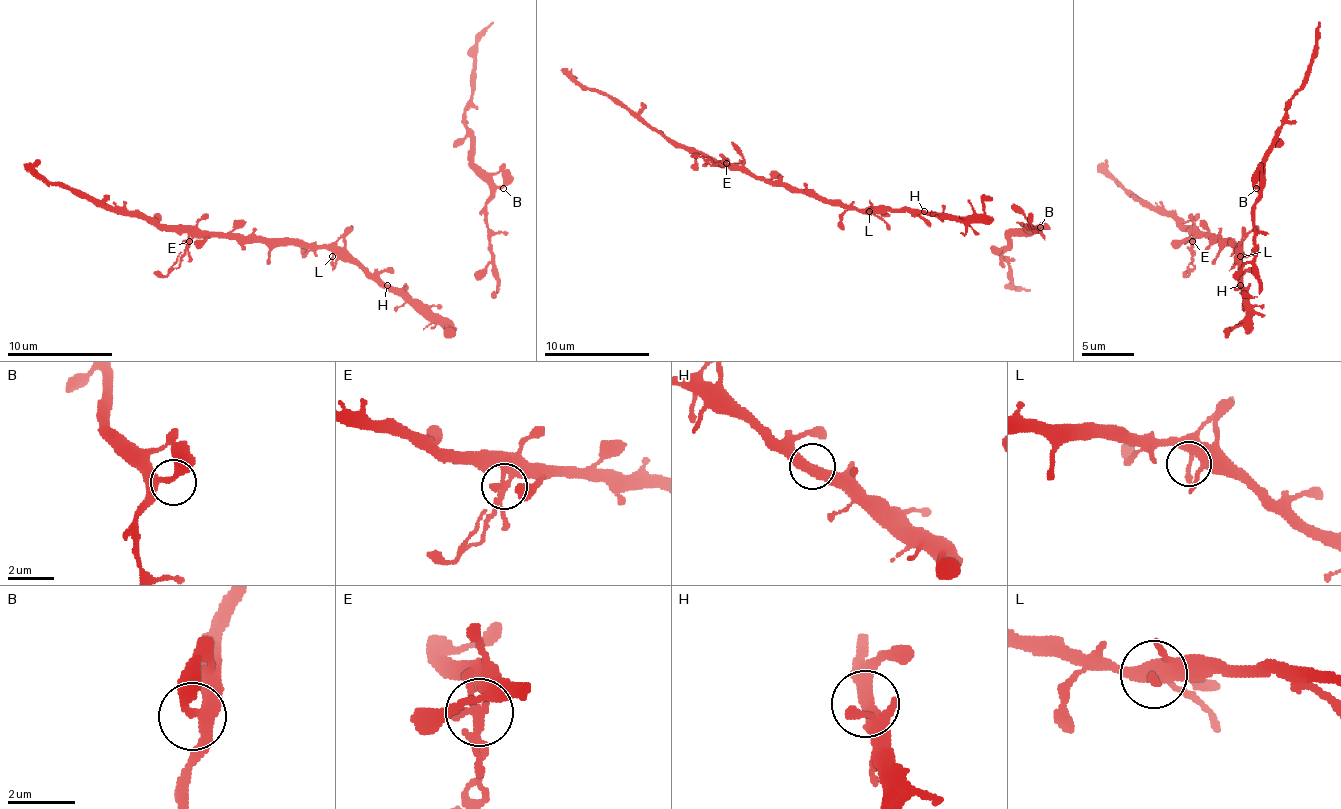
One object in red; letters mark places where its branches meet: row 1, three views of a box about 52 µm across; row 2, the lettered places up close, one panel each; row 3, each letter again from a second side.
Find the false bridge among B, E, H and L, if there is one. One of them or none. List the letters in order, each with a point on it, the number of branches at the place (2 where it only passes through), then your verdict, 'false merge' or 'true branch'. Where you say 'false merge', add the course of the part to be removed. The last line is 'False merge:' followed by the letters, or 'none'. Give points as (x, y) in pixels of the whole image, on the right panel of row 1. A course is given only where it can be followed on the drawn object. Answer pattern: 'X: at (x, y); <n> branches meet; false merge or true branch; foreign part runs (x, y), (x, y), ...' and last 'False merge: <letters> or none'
B: at (1256, 188); 2 branches meet; true branch
E: at (1192, 241); 2 branches meet; false merge; foreign part runs (1193, 241), (1193, 262), (1185, 275), (1185, 272)
H: at (1240, 285); 2 branches meet; true branch
L: at (1240, 256); 1 branches meet; true branch
False merge: E

